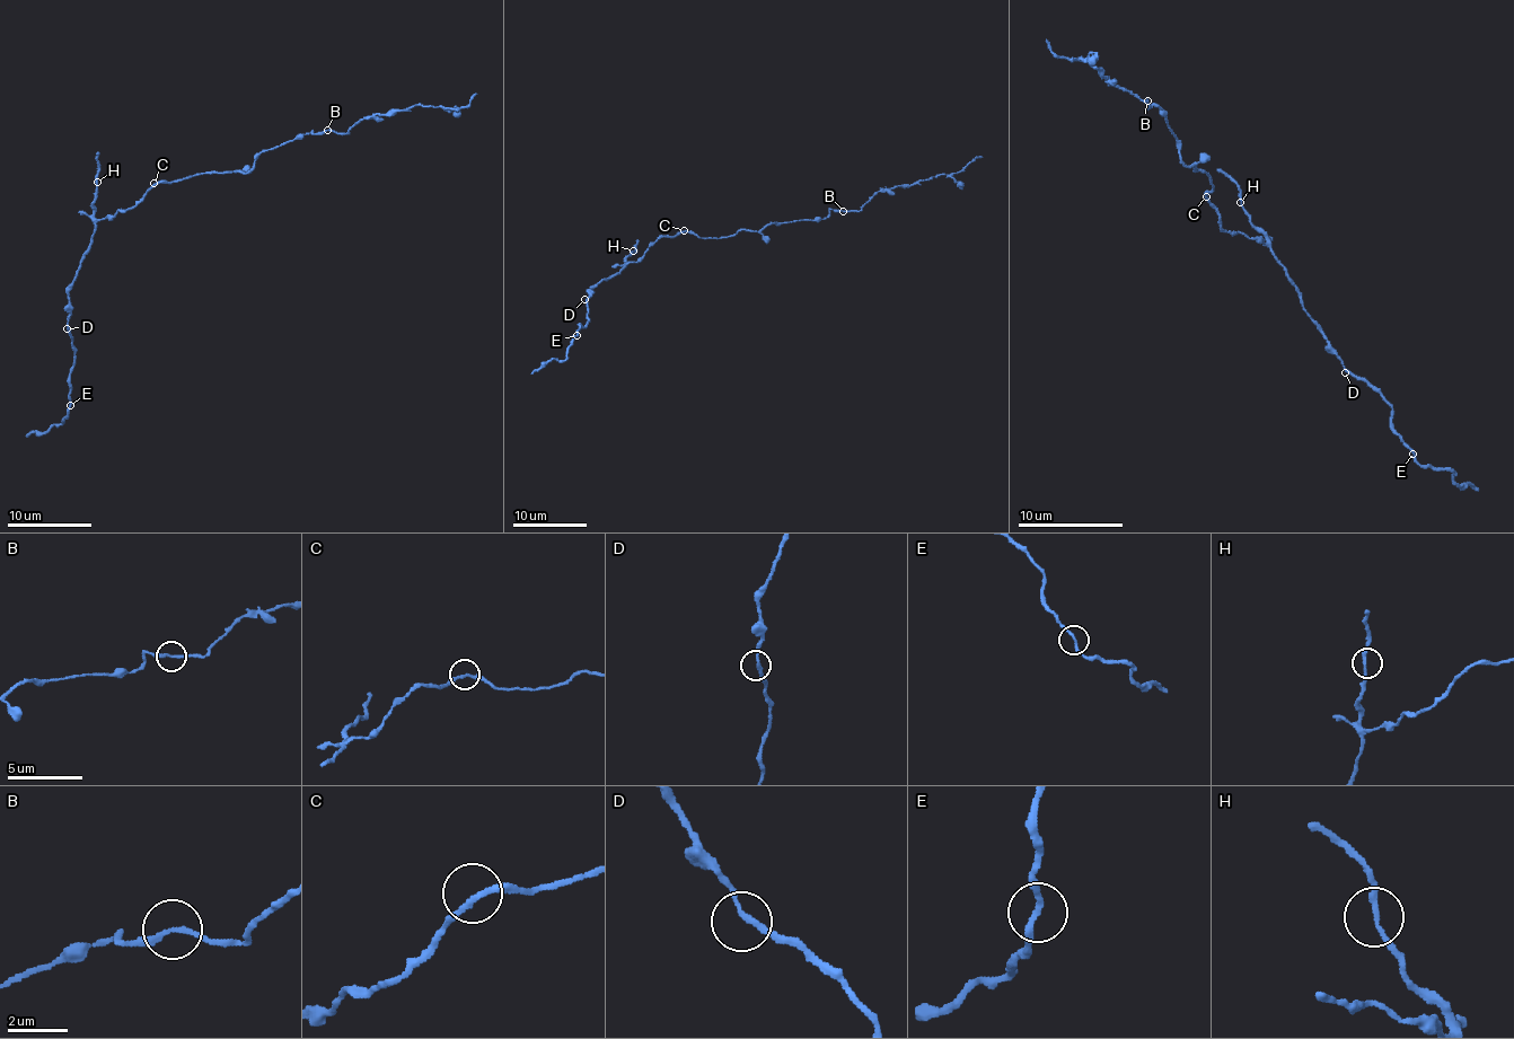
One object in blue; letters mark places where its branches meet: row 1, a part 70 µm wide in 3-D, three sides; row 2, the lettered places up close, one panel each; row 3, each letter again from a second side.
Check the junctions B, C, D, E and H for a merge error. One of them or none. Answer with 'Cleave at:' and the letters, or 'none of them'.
Cleave at: B

